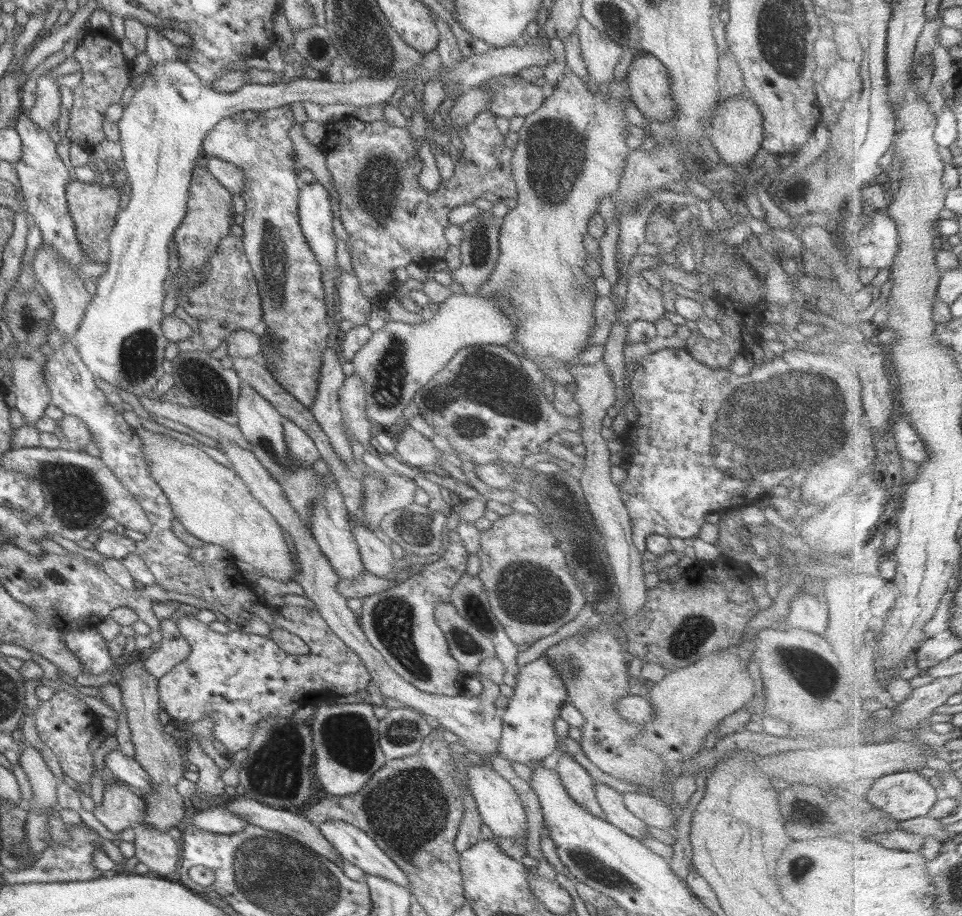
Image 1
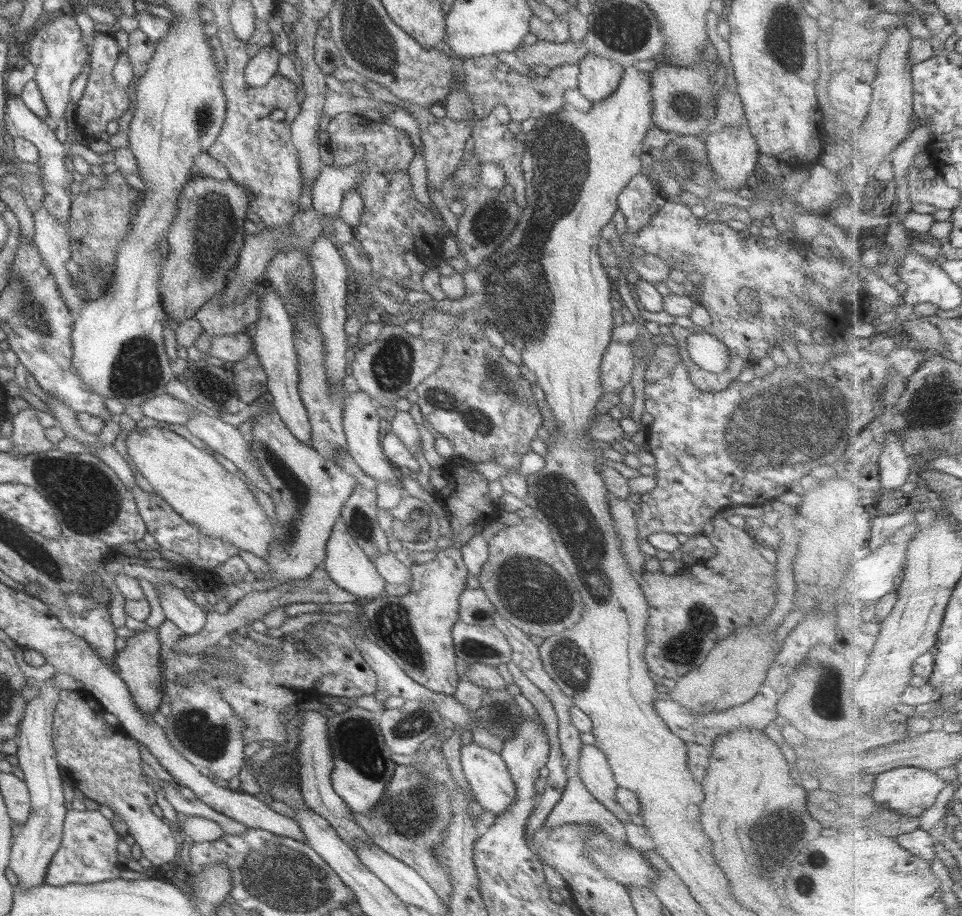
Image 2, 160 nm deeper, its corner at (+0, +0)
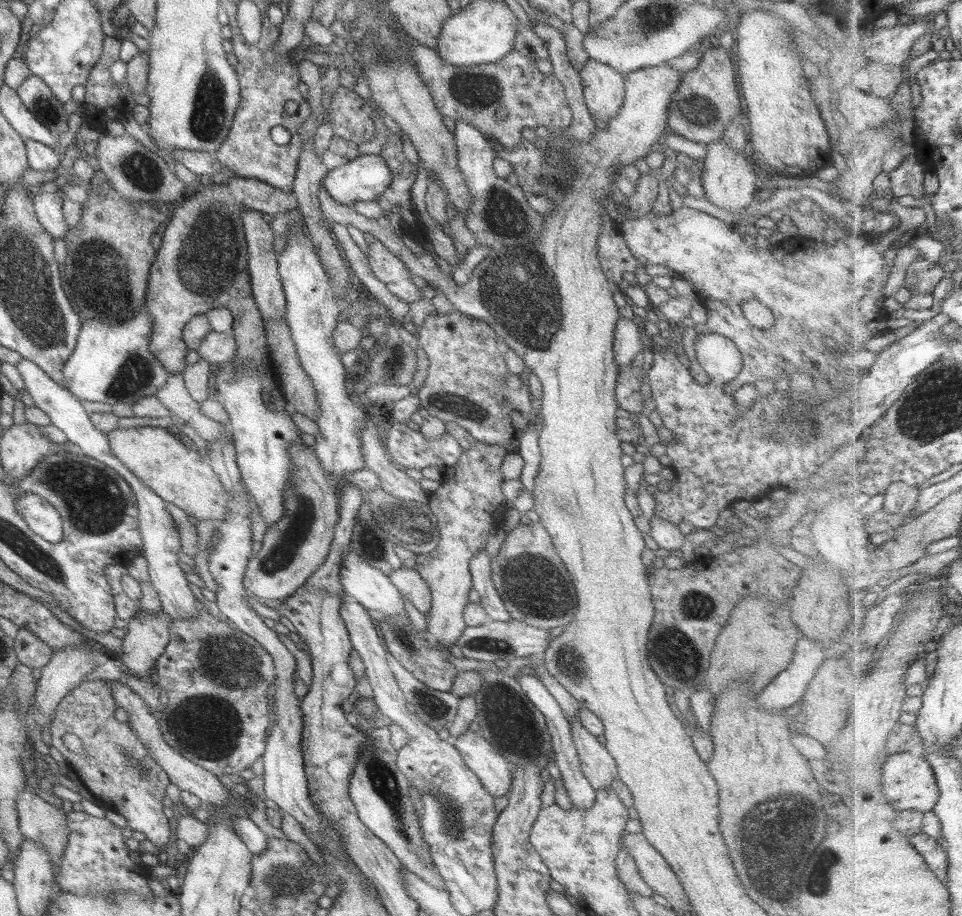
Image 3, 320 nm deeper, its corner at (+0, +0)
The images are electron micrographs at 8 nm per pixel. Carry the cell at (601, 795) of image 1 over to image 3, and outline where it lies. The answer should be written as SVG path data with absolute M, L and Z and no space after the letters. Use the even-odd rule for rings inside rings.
M576 714L570 724L570 733L582 775L595 790L608 788L610 782L616 778L616 766L612 756L597 741L596 736L580 725Z

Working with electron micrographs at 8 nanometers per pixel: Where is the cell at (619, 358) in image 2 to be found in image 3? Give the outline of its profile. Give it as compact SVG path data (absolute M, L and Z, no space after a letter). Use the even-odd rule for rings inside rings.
M619 317L612 336L614 363L618 370L632 362L644 343L641 323L637 319Z

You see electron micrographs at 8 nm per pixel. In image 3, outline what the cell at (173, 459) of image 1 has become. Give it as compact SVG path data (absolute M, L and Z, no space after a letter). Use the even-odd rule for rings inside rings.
M151 426L114 429L106 436L115 459L161 500L177 506L195 521L223 522L230 494L211 471L209 460L188 441L166 429Z

